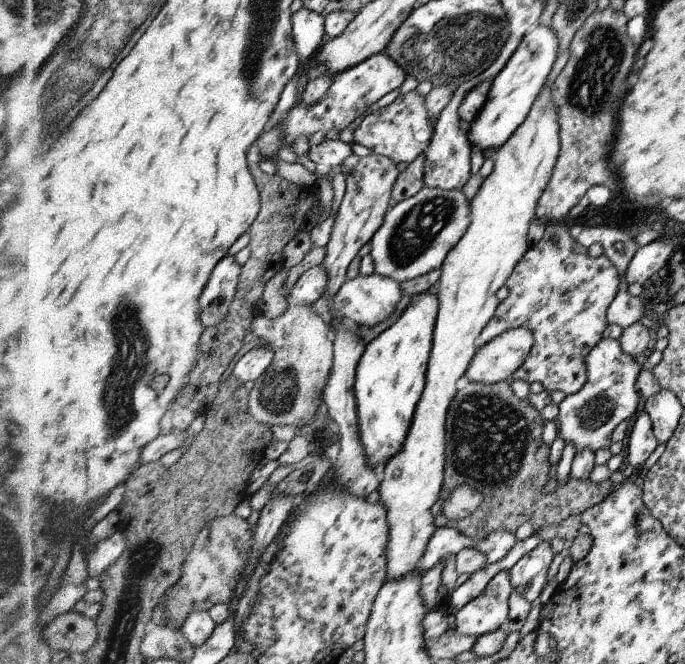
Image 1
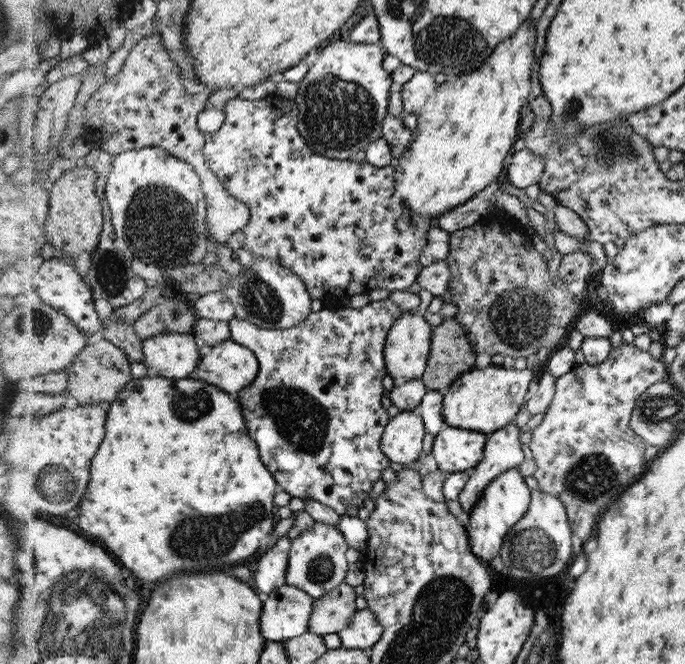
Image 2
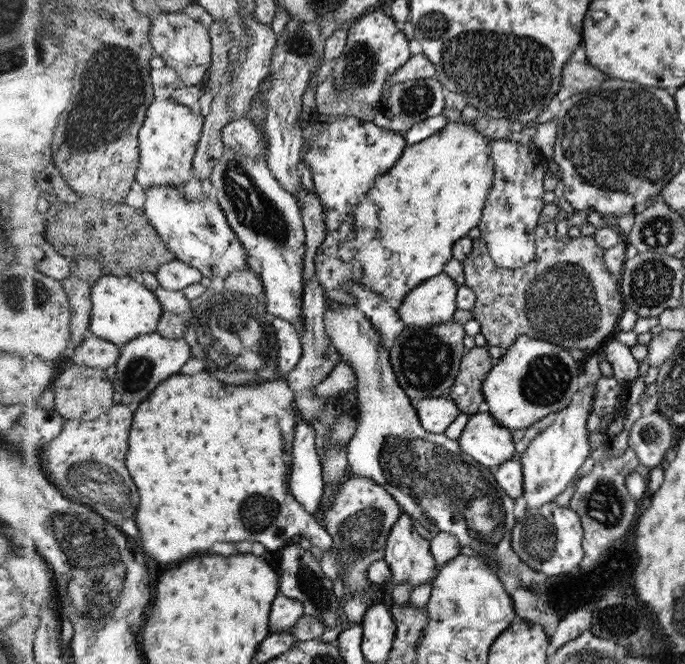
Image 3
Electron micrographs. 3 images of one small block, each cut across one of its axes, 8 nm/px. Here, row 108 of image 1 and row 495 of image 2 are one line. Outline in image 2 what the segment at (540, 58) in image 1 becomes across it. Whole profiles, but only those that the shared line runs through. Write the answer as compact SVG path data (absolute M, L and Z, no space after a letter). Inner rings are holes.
M518 468L504 472L484 489L483 497L469 512L469 523L466 524L471 550L484 566L490 566L490 560L499 555L507 532L527 513L531 500L531 490Z

